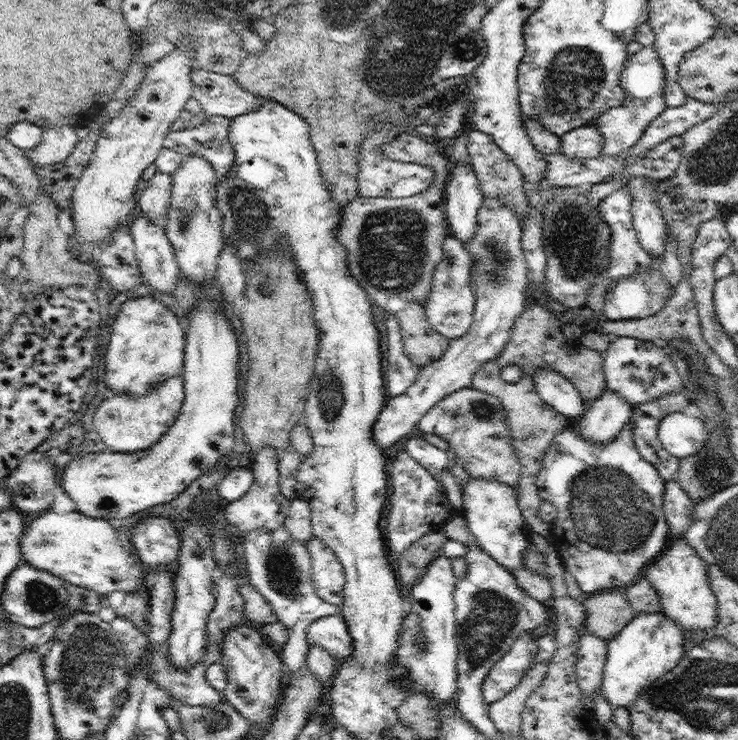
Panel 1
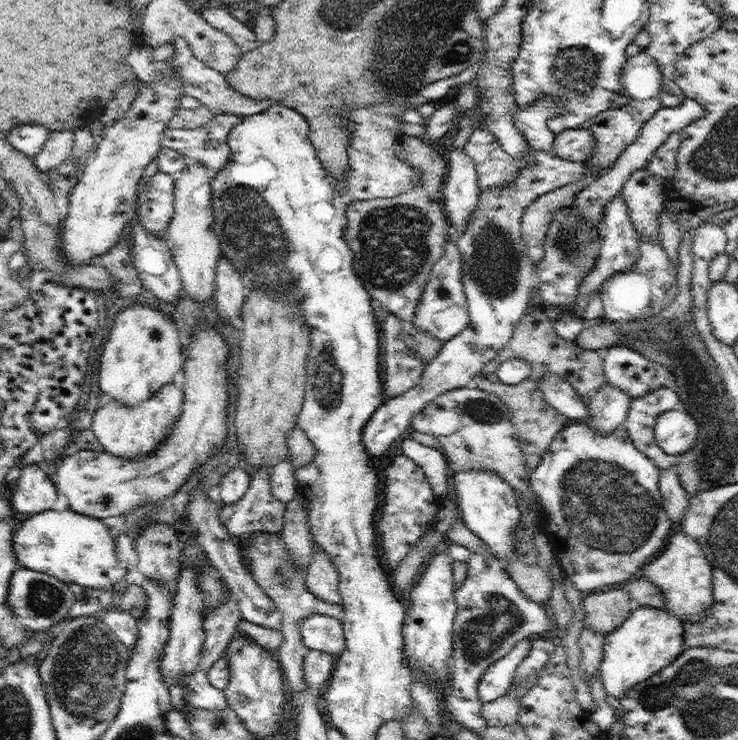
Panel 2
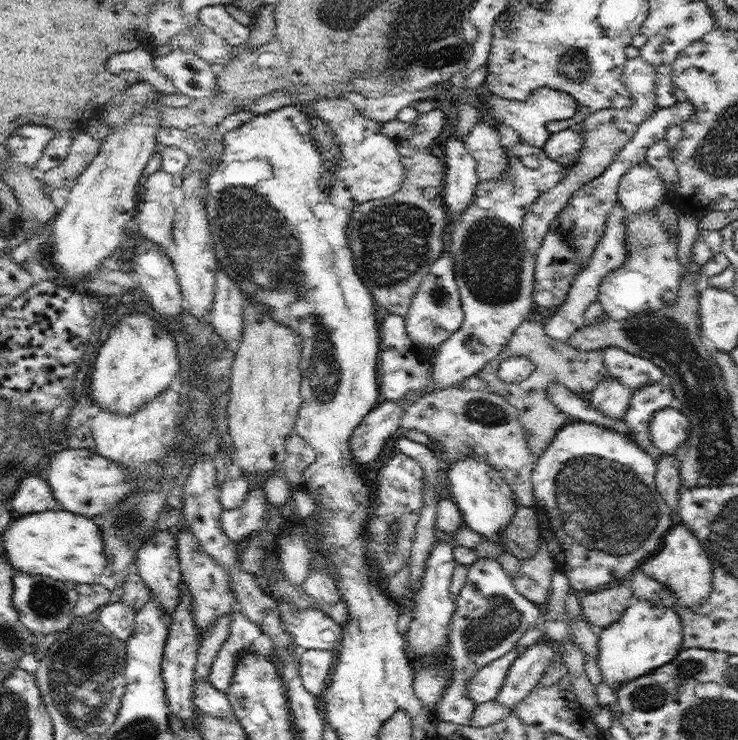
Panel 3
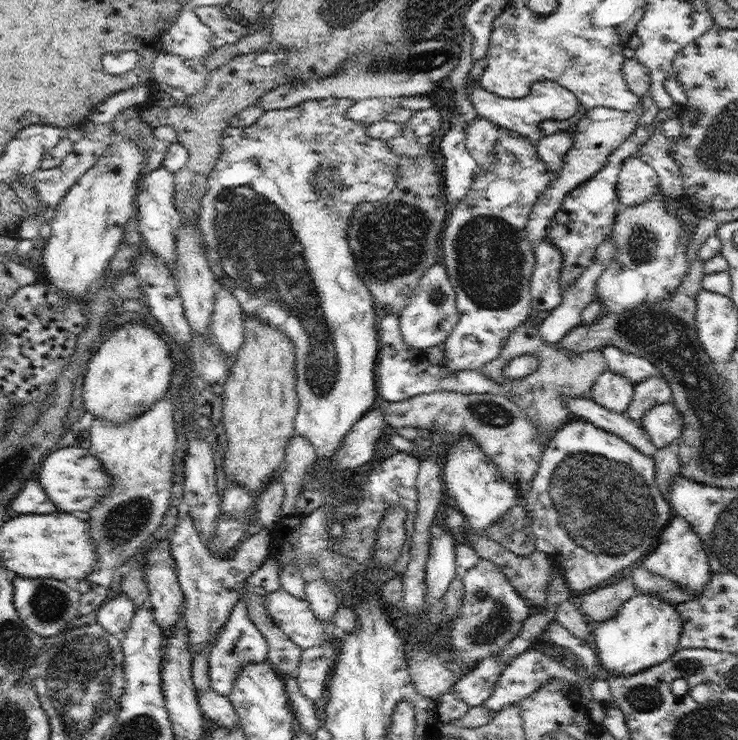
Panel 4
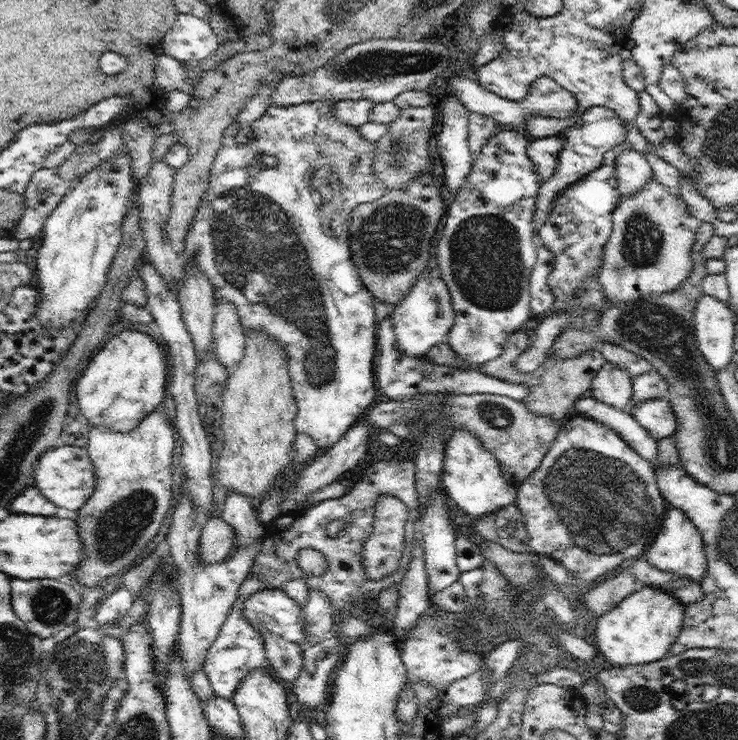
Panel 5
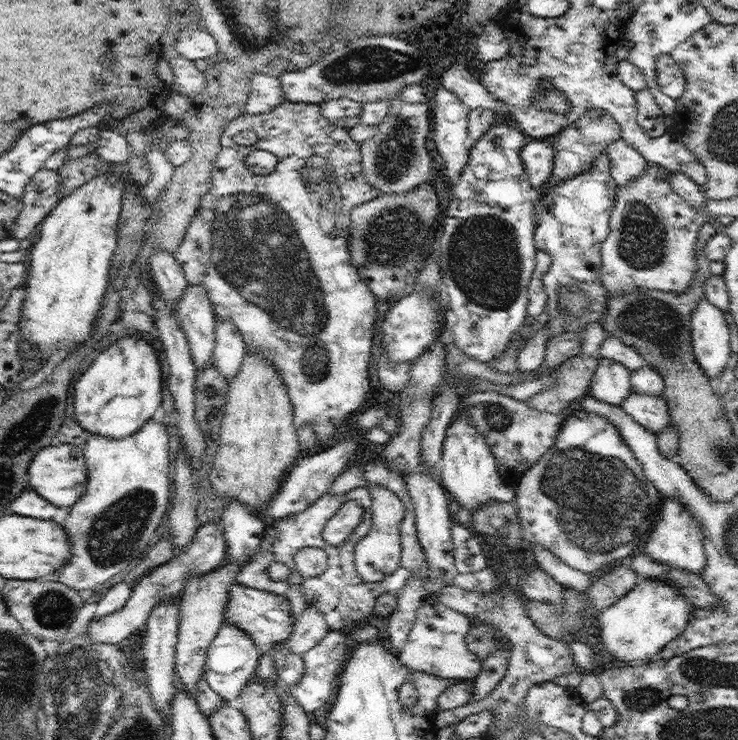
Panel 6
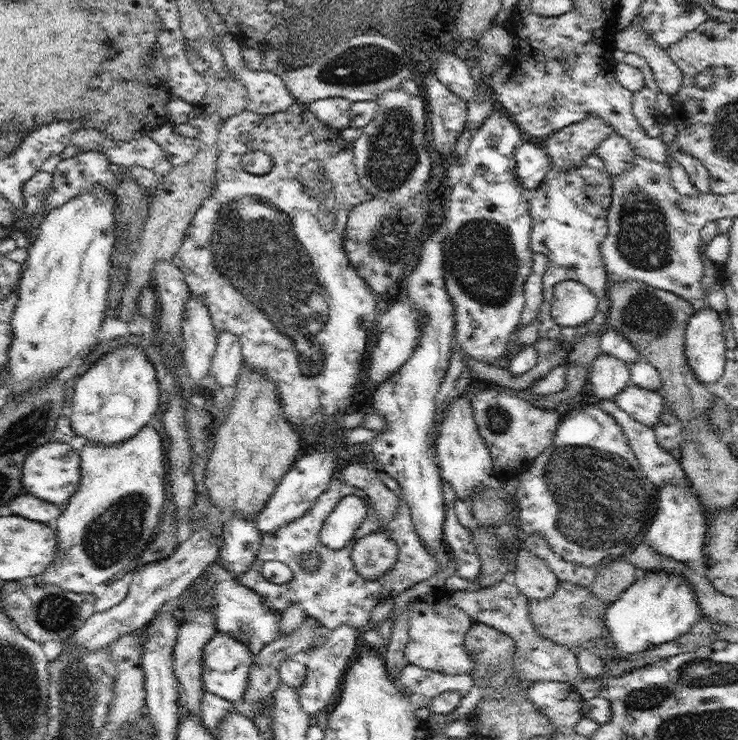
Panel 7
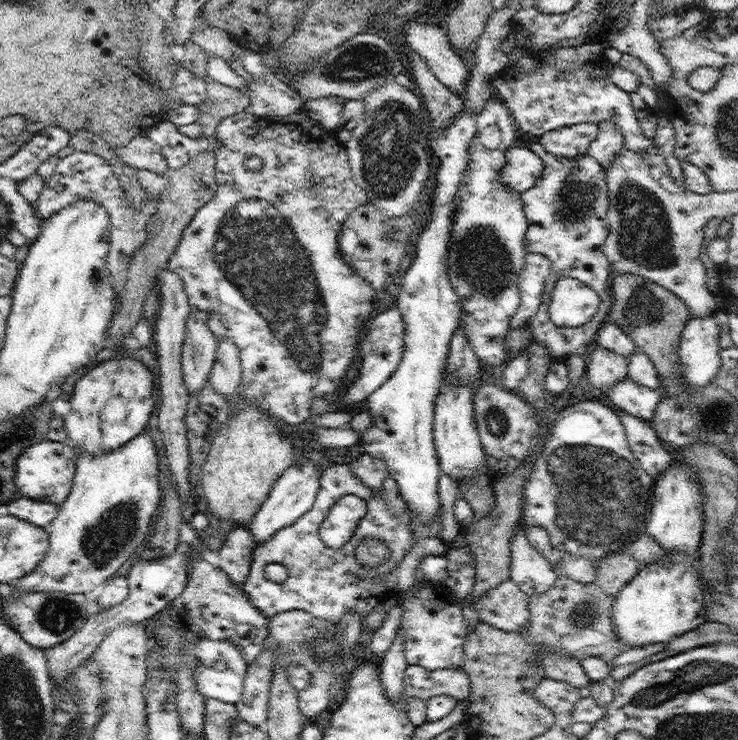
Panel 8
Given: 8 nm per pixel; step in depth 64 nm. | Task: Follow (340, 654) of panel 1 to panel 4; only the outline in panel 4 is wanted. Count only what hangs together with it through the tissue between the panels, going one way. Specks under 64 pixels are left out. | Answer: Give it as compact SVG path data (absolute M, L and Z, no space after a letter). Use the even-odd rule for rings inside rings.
M282 588L264 594L264 607L272 620L302 649L336 641L337 626L334 621L321 621L305 598L292 596Z

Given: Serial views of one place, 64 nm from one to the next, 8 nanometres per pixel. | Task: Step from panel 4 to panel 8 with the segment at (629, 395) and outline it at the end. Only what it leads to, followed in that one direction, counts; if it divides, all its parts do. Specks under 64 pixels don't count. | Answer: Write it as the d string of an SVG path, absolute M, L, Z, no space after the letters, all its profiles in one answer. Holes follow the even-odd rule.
M594 344L584 358L587 363L584 373L598 390L607 390L629 376L627 360L600 345Z

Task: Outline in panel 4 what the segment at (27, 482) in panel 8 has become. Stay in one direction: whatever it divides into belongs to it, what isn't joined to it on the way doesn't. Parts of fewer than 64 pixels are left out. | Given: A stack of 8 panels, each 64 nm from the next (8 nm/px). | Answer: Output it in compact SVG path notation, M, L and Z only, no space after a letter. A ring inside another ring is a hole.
M70 446L54 448L46 454L38 480L42 483L48 498L58 510L66 513L90 512L113 484L104 465L87 448Z

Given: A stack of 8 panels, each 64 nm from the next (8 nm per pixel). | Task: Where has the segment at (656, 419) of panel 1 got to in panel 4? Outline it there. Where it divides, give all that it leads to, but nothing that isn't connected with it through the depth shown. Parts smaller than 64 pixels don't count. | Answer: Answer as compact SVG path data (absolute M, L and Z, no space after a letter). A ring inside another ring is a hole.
M651 376L633 385L633 399L626 414L632 421L640 424L646 411L657 404L672 402L670 385L662 376Z

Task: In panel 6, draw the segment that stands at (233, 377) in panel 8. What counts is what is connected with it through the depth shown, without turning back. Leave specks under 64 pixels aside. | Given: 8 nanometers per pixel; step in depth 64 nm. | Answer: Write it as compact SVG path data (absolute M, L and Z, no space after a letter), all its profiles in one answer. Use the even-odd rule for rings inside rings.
M220 320L216 324L216 342L211 363L228 382L236 376L245 356L246 344L240 333L230 320Z

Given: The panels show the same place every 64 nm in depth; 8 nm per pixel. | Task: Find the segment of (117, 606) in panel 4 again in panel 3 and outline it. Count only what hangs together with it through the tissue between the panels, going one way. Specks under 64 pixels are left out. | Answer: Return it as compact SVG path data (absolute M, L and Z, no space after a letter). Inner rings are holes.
M123 600L107 603L98 614L99 621L113 635L116 635L125 643L133 636L133 628L135 625L135 612Z

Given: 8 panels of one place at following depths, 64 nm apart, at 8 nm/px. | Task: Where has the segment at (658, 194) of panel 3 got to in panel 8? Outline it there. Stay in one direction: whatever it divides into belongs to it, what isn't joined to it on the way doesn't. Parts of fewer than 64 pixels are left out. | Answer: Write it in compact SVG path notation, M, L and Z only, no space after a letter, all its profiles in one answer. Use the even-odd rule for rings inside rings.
M603 120L597 123L599 131L593 140L587 155L592 156L603 168L609 168L617 154L625 147L621 130L611 120Z

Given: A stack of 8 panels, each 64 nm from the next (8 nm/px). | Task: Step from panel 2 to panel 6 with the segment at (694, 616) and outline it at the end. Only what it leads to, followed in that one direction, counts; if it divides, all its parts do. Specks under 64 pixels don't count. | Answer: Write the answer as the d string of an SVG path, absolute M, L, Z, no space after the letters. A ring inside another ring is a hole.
M662 495L661 517L650 533L644 552L658 563L683 568L694 574L701 574L703 568L706 567L704 538L700 525L687 508L677 500L677 496Z

